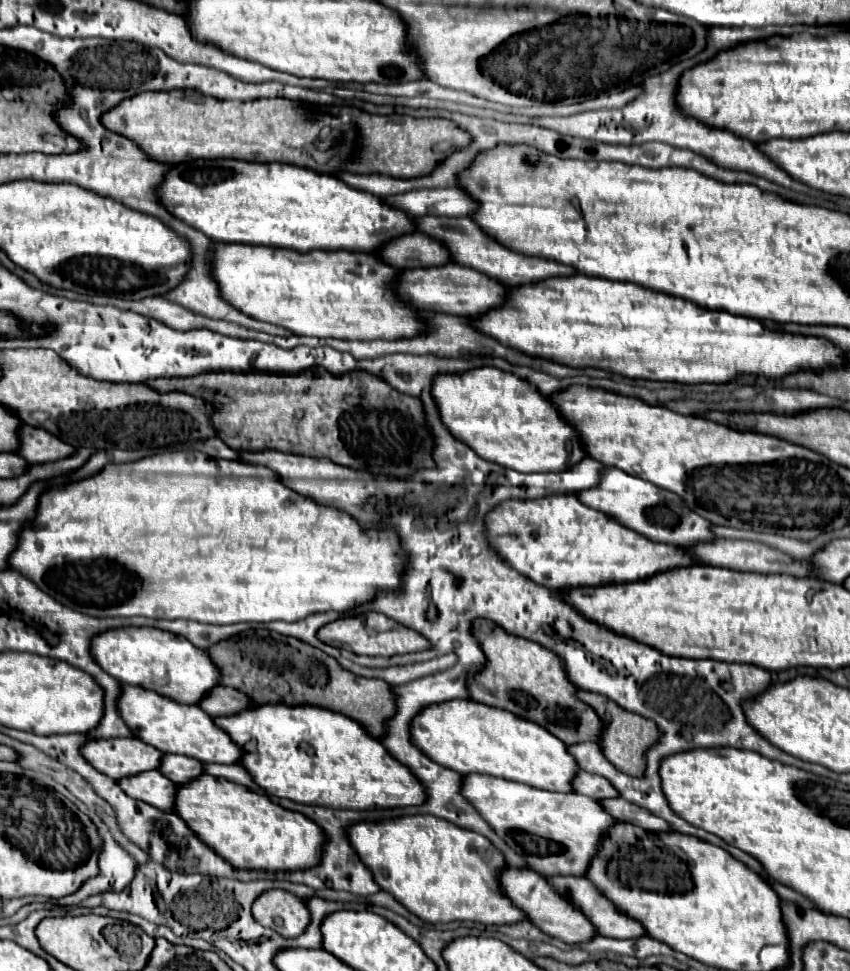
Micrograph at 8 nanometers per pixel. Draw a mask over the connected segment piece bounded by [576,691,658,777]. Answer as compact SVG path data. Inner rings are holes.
M578 691L576 693L578 699L582 699L584 703L588 703L596 715L600 717L602 721L602 733L598 737L598 745L602 747L602 753L606 755L606 759L622 773L626 775L634 775L634 777L640 777L642 771L644 771L644 753L648 747L652 747L658 739L658 727L636 715L636 713L630 713L626 709L622 709L620 705L616 705L612 699L604 697L604 695L598 695L598 693L590 693L590 691Z

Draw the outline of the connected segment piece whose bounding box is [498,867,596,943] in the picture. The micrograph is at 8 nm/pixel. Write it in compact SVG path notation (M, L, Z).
M506 867L506 869L502 869L498 873L498 883L500 883L504 895L510 897L510 901L526 913L528 921L532 925L536 925L540 931L548 933L550 937L556 937L556 939L560 939L564 943L580 943L580 941L588 941L590 937L596 935L594 927L582 915L582 911L578 911L578 907L574 907L566 897L556 893L550 887L550 883L542 875L534 873L532 869Z

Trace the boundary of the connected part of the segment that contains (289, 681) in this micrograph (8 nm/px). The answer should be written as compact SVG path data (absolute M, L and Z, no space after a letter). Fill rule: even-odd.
M248 629L236 639L228 637L210 645L206 653L218 667L224 685L240 689L256 703L308 703L332 709L360 723L374 739L382 737L384 721L394 715L394 699L388 683L380 679L358 677L340 667L340 663L322 649L276 631Z

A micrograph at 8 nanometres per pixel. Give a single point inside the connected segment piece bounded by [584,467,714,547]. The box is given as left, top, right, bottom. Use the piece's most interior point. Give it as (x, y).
(660, 515)

